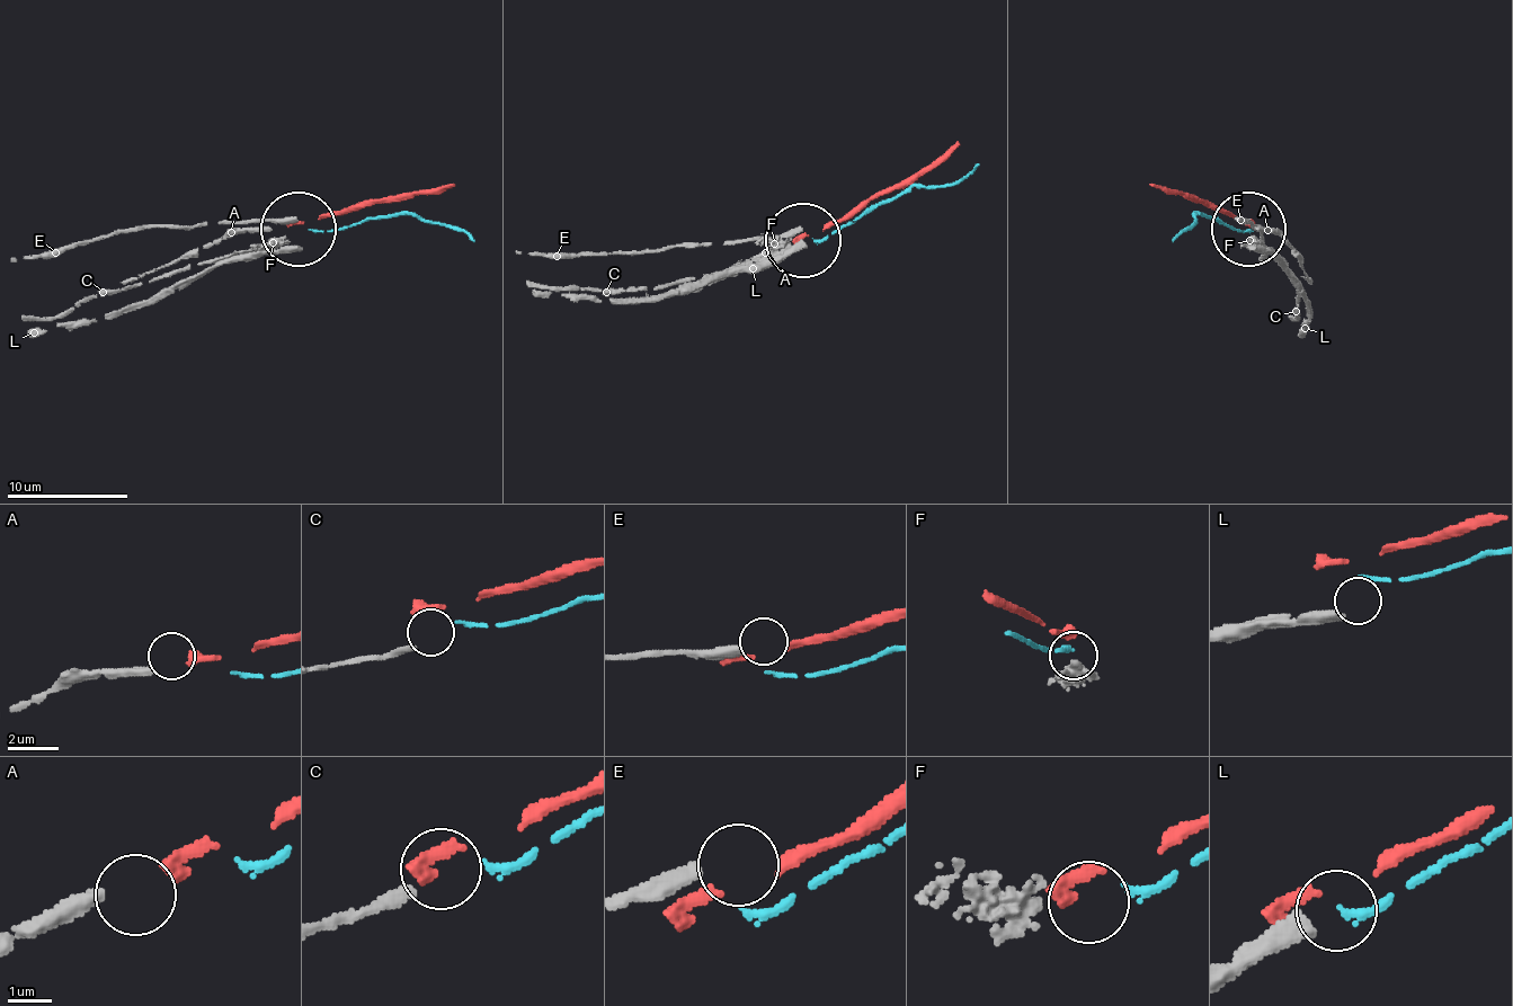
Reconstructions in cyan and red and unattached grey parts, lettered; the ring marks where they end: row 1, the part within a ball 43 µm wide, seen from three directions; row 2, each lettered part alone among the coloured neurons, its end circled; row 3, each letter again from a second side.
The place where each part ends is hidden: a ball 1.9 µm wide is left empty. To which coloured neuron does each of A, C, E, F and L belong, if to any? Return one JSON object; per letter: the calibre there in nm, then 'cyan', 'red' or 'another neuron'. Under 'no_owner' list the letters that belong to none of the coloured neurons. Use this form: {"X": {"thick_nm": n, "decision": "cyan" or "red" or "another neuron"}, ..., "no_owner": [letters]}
{"A": {"thick_nm": 340, "decision": "red"}, "C": {"thick_nm": 240, "decision": "cyan"}, "E": {"thick_nm": 400, "decision": "another neuron"}, "F": {"thick_nm": 400, "decision": "another neuron"}, "L": {"thick_nm": 460, "decision": "another neuron"}, "no_owner": ["E", "F", "L"]}

